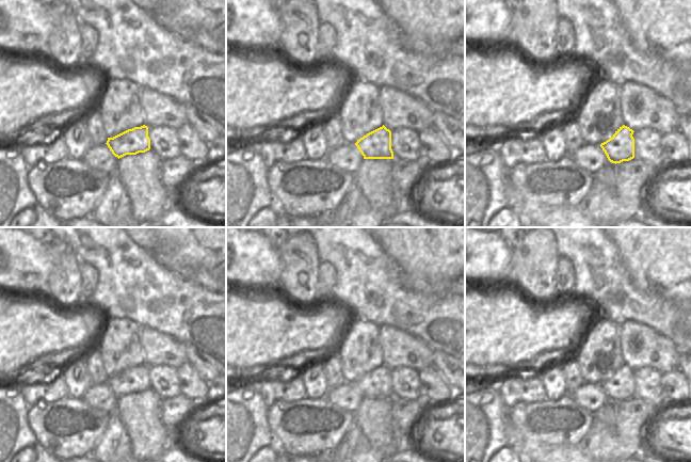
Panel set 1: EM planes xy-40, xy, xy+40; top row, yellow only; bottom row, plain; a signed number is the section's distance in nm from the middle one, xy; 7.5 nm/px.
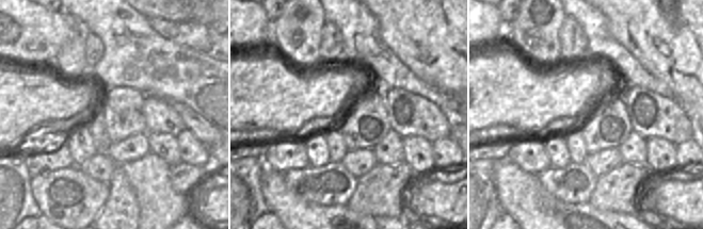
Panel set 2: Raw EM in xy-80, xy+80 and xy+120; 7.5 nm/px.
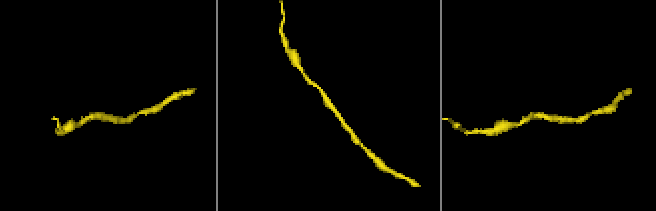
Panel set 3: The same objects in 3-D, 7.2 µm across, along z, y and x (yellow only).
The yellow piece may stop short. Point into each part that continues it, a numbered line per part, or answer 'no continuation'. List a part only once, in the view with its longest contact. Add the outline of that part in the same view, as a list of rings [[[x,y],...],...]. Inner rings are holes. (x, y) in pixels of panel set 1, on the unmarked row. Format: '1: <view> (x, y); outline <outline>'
no continuation

